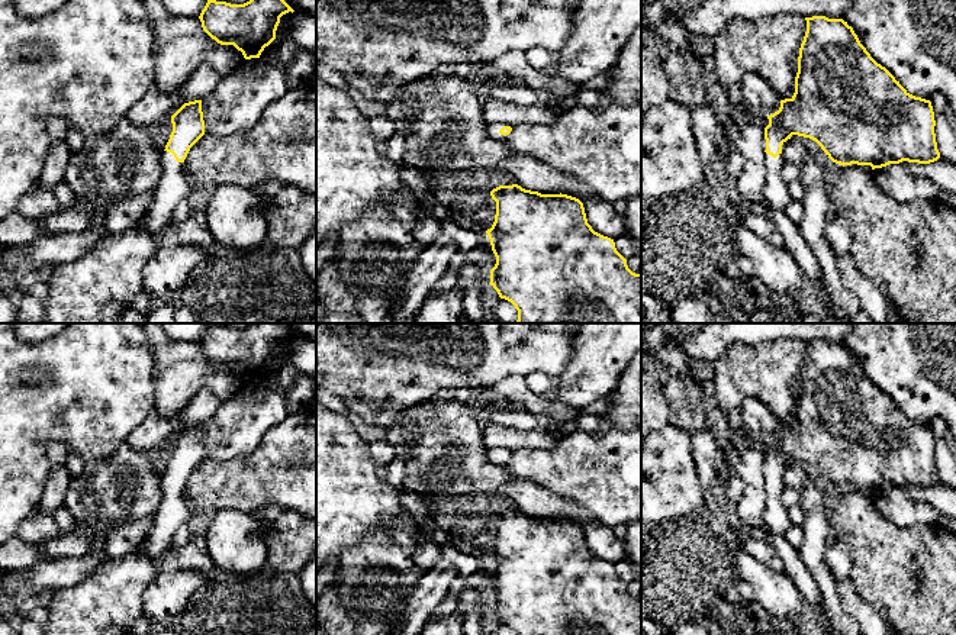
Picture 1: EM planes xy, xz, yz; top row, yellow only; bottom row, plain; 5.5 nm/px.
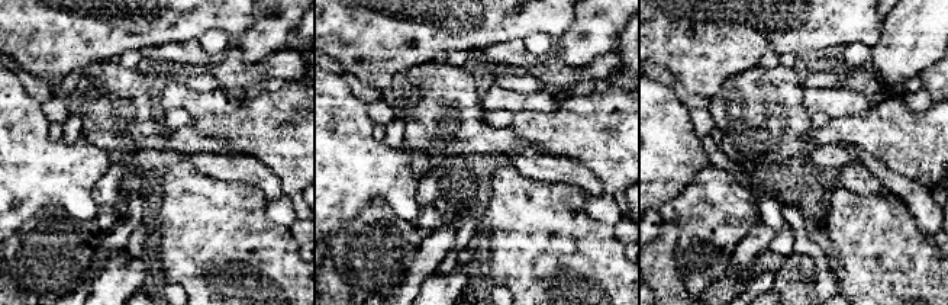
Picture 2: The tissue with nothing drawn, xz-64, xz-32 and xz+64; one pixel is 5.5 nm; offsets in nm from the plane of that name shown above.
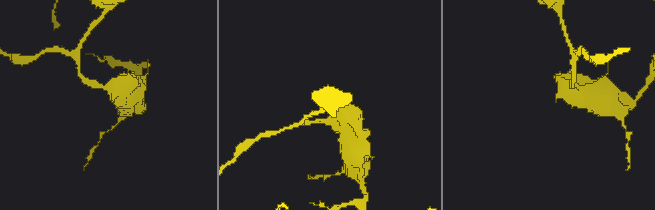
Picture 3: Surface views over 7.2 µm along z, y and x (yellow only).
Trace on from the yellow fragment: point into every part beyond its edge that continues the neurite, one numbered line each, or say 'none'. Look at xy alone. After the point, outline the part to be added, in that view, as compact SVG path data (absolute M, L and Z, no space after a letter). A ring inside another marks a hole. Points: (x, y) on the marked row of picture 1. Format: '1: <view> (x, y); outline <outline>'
none

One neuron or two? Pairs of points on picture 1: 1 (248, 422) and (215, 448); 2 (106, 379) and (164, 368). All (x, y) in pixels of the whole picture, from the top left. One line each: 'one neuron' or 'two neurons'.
1: one neuron
2: two neurons

